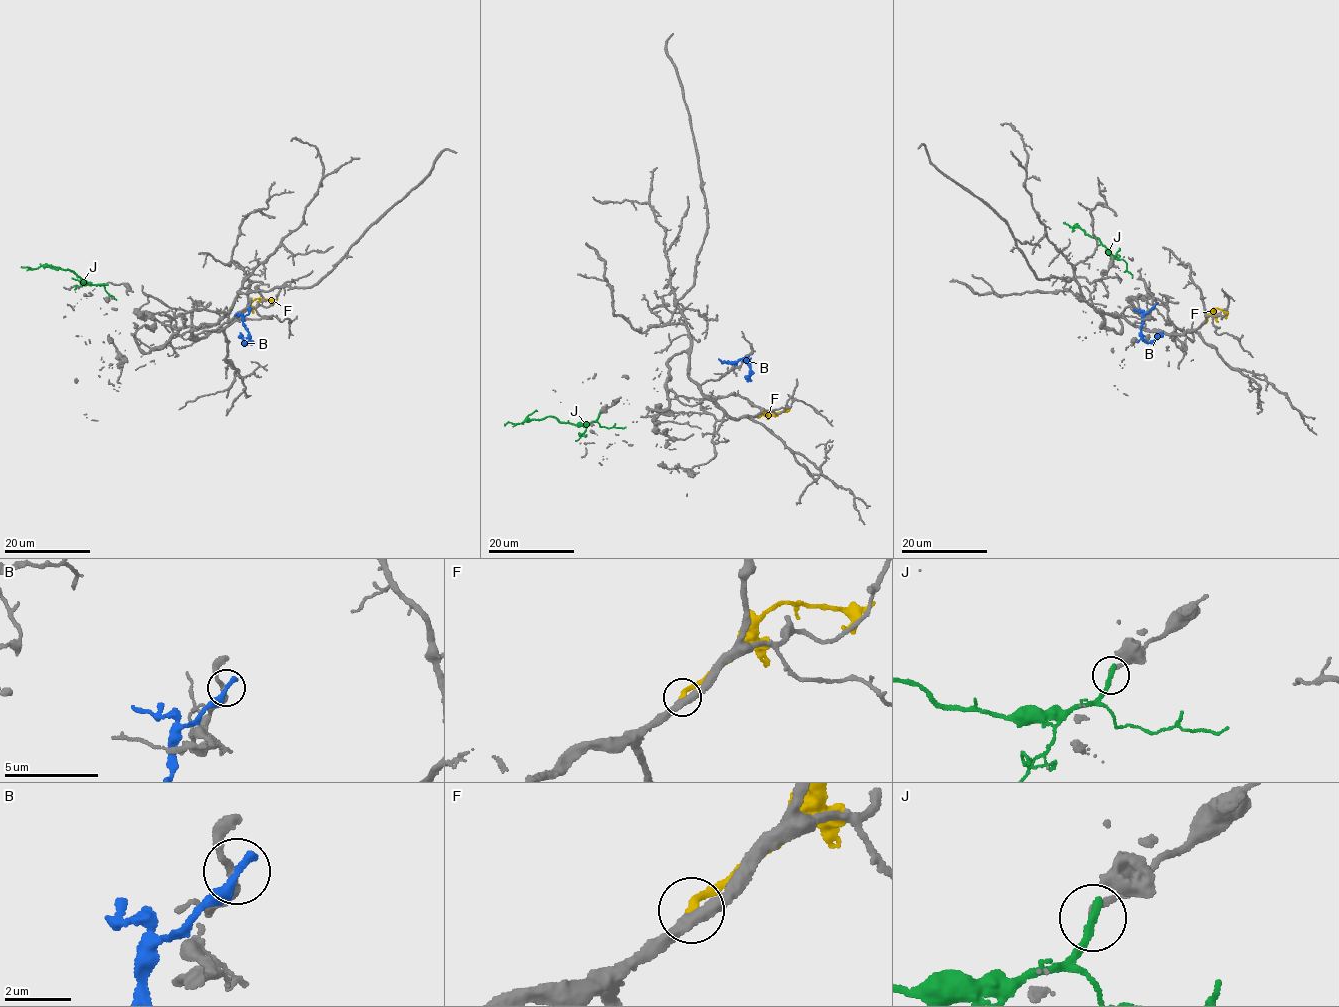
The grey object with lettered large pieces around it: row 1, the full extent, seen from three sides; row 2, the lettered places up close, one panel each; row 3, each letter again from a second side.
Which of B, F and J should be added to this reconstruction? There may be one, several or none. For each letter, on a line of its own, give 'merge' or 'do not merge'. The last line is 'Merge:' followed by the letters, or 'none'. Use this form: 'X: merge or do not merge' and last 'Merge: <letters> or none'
B: do not merge
F: do not merge
J: do not merge
Merge: none

